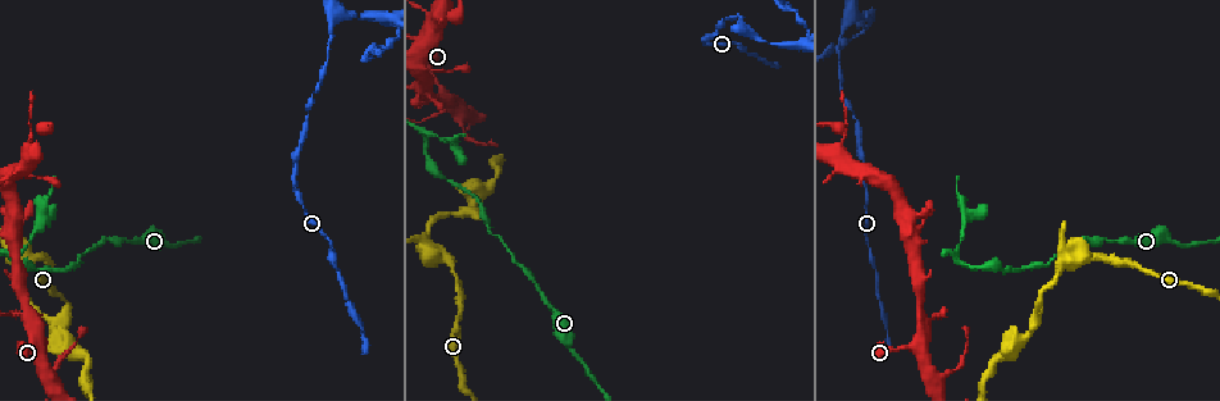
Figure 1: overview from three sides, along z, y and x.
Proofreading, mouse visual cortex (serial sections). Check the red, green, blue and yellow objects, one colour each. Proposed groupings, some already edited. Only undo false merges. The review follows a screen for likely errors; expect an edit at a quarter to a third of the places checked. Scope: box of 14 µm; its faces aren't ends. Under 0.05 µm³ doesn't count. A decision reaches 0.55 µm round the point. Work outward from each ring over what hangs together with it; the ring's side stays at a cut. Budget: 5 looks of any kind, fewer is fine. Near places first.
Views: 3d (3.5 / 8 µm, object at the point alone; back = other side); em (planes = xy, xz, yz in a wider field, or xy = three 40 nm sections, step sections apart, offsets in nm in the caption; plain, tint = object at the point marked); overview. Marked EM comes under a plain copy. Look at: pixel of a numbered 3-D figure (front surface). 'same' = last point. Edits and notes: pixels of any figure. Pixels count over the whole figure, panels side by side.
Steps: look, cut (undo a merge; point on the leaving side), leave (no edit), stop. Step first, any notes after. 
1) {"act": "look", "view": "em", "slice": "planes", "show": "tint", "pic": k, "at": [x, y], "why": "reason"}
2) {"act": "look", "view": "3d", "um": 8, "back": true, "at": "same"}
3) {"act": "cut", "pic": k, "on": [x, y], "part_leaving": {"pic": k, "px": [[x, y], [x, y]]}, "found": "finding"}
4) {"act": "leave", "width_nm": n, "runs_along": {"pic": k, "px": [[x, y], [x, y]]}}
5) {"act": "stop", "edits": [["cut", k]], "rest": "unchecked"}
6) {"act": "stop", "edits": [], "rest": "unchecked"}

{"act": "look", "view": "3d", "um": 8, "pic": 1, "at": [37, 225], "why": "a fork"}

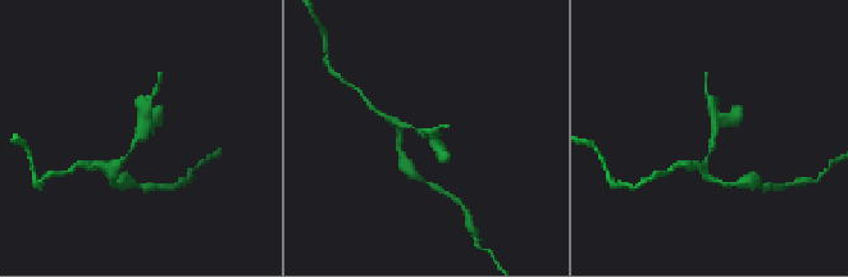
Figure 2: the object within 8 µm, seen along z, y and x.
{"act": "look", "view": "em", "slice": "xy", "step": 2, "show": "tint", "pic": 2, "at": [423, 135], "why": "now the EM"}

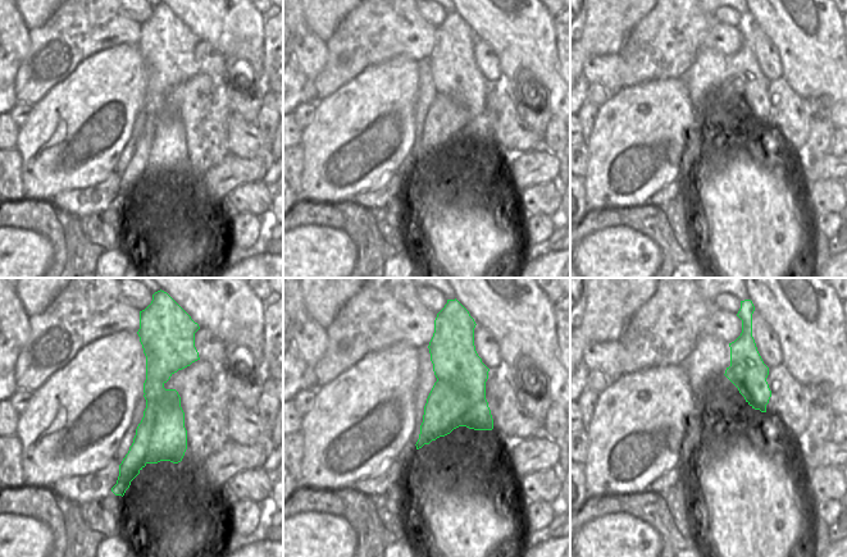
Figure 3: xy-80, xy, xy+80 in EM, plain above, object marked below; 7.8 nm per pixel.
{"act": "cut", "pic": 2, "on": [155, 90], "width_nm": 400, "part_leaving": {"pic": 2, "px": [[142, 118], [156, 91], [160, 73]]}, "found": "a second cell is stuck on"}

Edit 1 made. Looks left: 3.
{"act": "look", "view": "overview", "why": "see it whole again"}

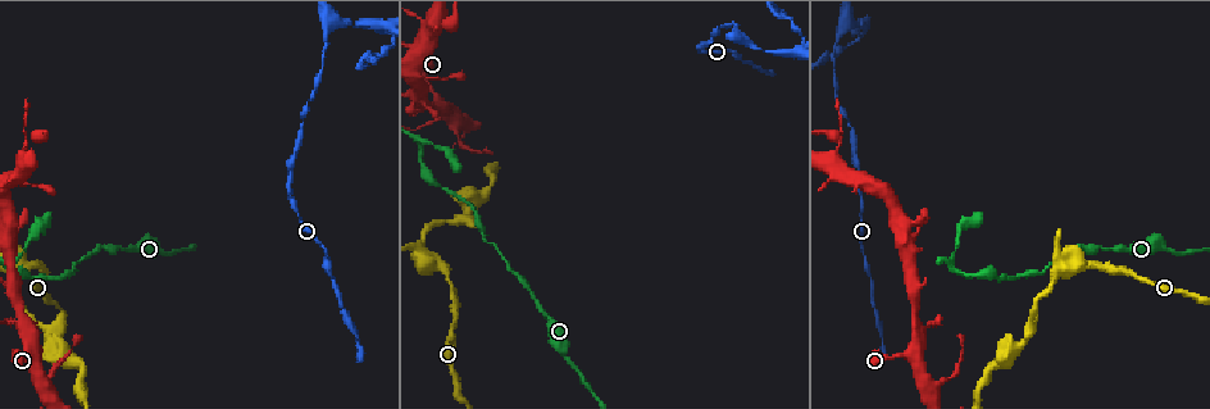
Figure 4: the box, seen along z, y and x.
{"act": "look", "view": "3d", "um": 3.5, "back": true, "pic": 4, "at": [30, 327], "why": "small branch off a trunk"}

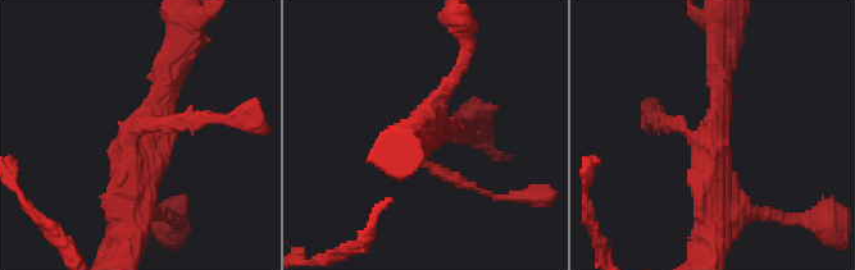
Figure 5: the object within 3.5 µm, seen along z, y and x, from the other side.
{"act": "look", "view": "em", "slice": "xy", "step": 1, "show": "tint", "pic": 5, "at": [132, 137], "arms": 3, "arm_widths_nm": [150, 250, 400], "why": "now the EM"}

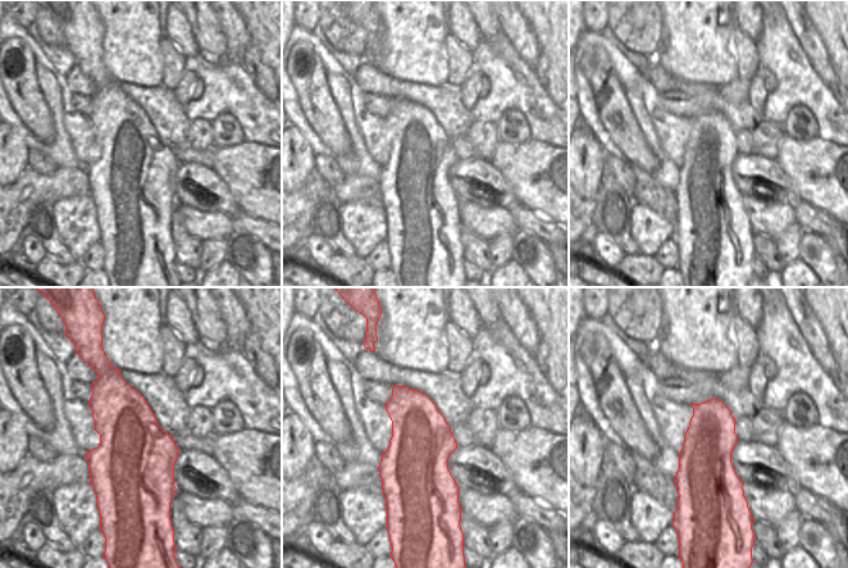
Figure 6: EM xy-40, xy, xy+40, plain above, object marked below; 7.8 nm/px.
{"act": "leave", "runs_along": {"pic": 5, "px": [[727, 205], [714, 150], [655, 118]]}, "found": "one cell here"}

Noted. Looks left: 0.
{"act": "stop", "edits": [["cut", 2]], "rest": "unchecked"}

